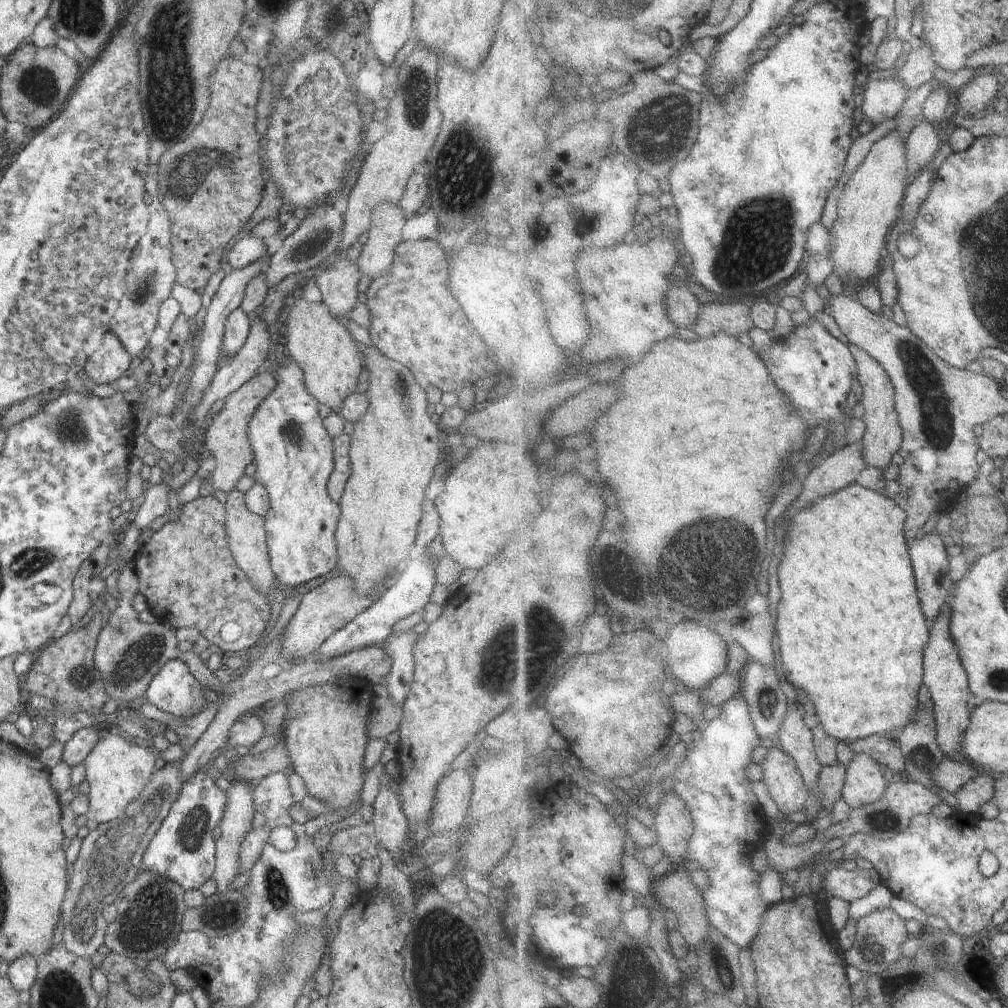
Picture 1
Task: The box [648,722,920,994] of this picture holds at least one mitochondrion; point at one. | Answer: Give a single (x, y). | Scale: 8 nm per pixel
(872, 952)

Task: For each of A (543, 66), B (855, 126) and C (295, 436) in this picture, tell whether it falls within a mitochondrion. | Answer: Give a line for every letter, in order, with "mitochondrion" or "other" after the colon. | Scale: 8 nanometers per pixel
A: other
B: other
C: mitochondrion

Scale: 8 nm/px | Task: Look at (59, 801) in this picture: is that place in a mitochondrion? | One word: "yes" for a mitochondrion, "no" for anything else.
no

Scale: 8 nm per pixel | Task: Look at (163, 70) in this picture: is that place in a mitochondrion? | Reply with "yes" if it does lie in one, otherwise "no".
yes

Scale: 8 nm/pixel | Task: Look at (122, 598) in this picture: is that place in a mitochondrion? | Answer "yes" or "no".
no

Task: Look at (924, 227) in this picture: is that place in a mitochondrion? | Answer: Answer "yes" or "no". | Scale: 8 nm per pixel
no

